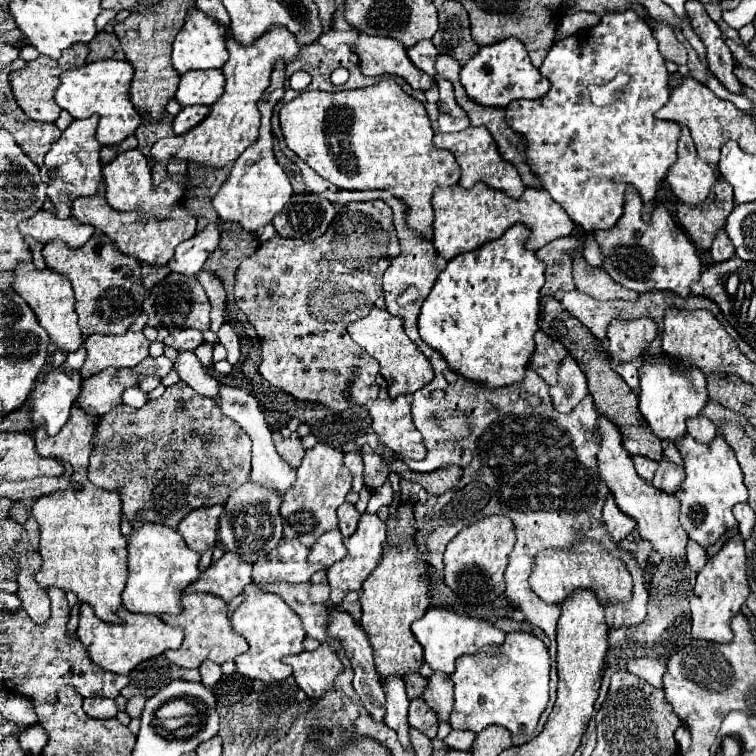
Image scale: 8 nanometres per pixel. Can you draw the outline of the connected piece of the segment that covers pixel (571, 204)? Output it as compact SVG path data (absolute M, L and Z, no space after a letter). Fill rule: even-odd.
M633 11L607 13L585 33L553 43L539 71L551 81L547 95L531 101L511 101L505 111L507 123L527 139L529 165L531 171L539 175L543 189L551 193L583 231L609 229L617 223L623 213L626 185L633 185L641 193L645 219L649 219L657 187L677 159L677 139L681 131L677 123L655 117L669 99L669 73L649 25Z

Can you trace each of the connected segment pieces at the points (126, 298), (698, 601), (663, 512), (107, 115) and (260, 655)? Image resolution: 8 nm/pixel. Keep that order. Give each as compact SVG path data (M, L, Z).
M95 233L81 249L75 251L59 241L47 243L43 247L43 259L47 267L71 279L75 291L75 311L79 315L83 335L121 335L141 315L141 305L145 299L141 263L135 257L119 253L107 235Z
M735 535L727 539L727 543L719 549L717 555L709 557L705 567L697 573L697 583L691 597L691 615L693 615L693 637L727 643L733 639L729 621L731 615L741 611L741 605L745 603L749 595L749 583L745 573L745 547L743 537Z
M599 415L599 419L597 419L597 435L599 435L597 473L599 473L601 481L607 483L619 509L637 521L639 537L651 541L653 549L661 557L685 557L685 545L687 545L689 537L679 523L679 501L673 495L669 497L665 491L659 491L653 485L639 479L639 475L633 467L633 457L623 447L623 437L621 437L619 429L603 415Z
M103 59L103 61L85 63L83 67L65 71L61 75L61 83L55 91L55 101L61 109L69 111L76 120L86 119L89 115L97 113L101 117L95 135L97 141L101 145L117 145L123 139L135 135L135 131L143 123L143 115L131 103L129 95L131 79L133 79L133 67L129 61Z
M255 583L245 587L245 595L247 599L231 617L233 631L249 643L249 651L235 659L237 671L249 679L257 679L263 683L285 681L291 675L291 667L283 663L283 657L299 655L299 651L303 651L305 631L301 627L301 619L281 597L261 591Z

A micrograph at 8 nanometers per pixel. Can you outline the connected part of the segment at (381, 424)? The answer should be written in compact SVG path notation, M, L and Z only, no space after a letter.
M379 375L377 385L381 387L379 397L369 407L369 415L373 419L373 431L379 437L379 443L389 447L401 457L409 457L421 461L427 453L421 433L415 429L411 419L411 407L407 397L389 399L387 383Z

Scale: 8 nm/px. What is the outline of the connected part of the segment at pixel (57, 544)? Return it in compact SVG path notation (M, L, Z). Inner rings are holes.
M75 403L75 411L71 413L71 423L55 435L55 439L47 439L43 431L35 435L35 445L41 455L51 455L57 459L65 459L73 467L71 487L59 493L49 493L39 497L33 505L33 515L41 529L39 553L43 557L43 565L35 575L41 589L57 587L65 593L73 591L81 603L89 603L95 615L107 623L121 623L117 611L121 609L121 593L125 587L125 571L127 571L127 539L119 531L121 521L121 499L113 491L105 491L95 487L87 479L89 453L91 453L91 437L95 433L99 417L87 415Z

